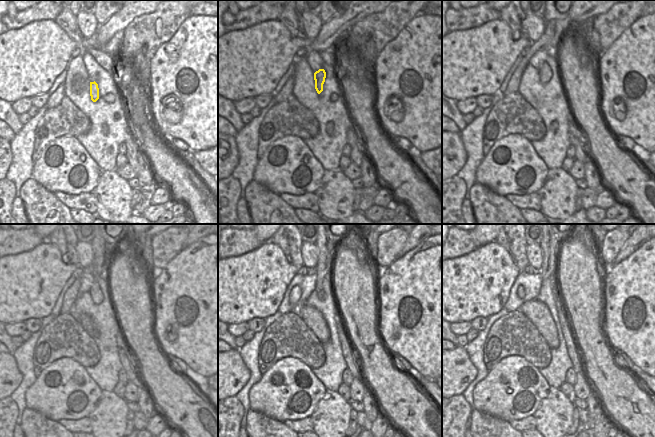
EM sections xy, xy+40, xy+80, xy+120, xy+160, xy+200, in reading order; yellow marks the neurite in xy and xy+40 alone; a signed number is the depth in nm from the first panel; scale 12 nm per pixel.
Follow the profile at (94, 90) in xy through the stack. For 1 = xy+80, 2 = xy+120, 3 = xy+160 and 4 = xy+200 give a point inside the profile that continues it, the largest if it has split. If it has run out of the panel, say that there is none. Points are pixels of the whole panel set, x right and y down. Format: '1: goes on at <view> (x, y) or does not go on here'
1: goes on at xy+80 (544, 71)
2: goes on at xy+120 (101, 249)
3: goes on at xy+160 (324, 267)
4: goes on at xy+200 (549, 245)

